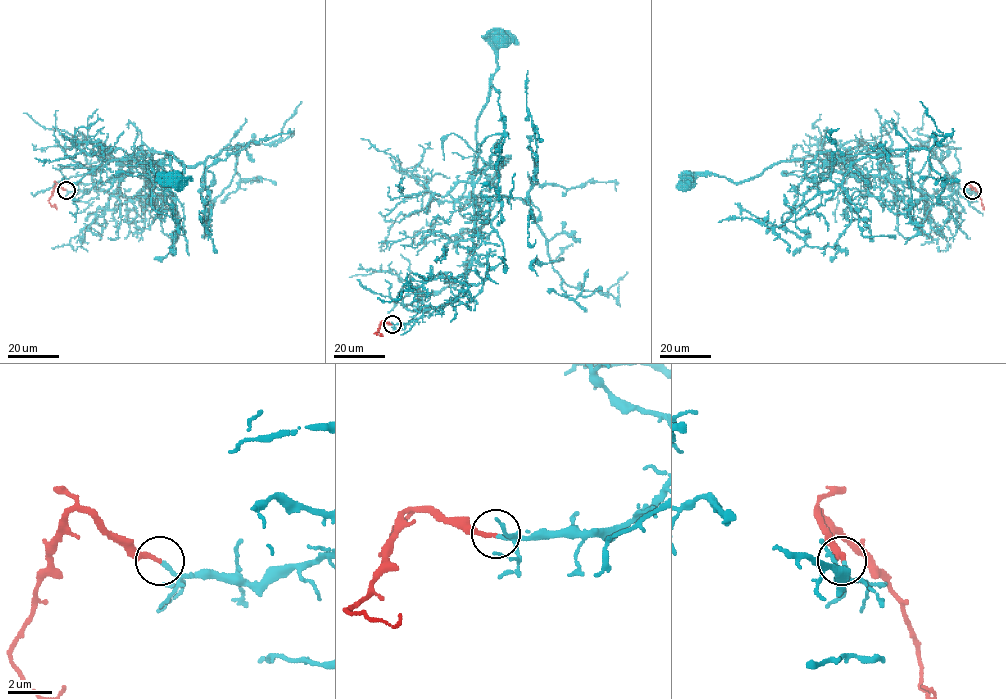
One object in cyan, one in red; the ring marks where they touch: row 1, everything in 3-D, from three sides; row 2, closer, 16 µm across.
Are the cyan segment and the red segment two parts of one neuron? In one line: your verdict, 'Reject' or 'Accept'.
Accept

